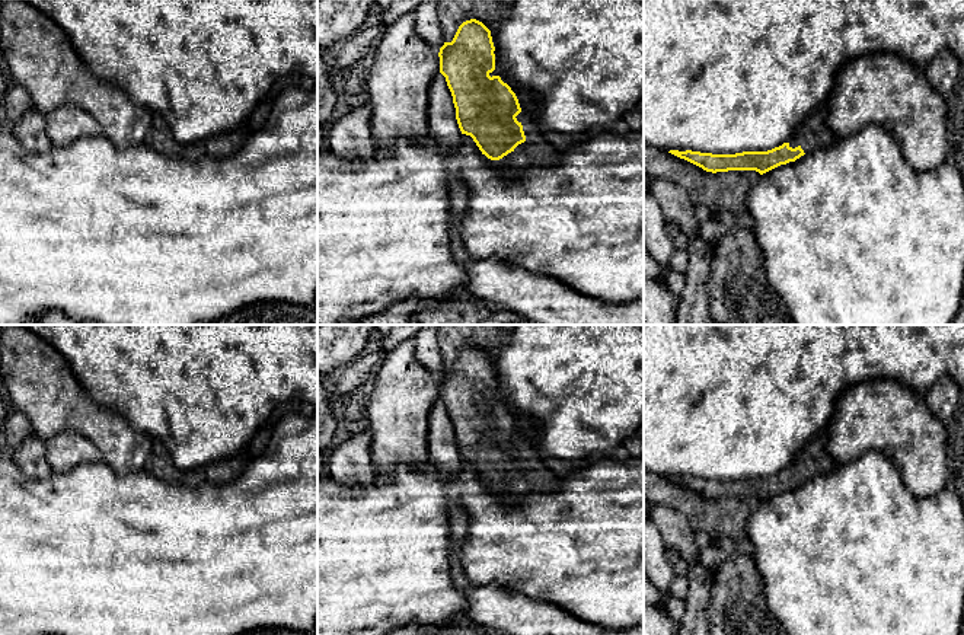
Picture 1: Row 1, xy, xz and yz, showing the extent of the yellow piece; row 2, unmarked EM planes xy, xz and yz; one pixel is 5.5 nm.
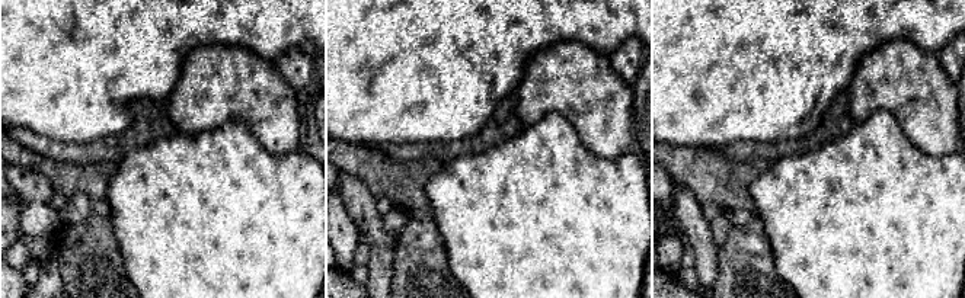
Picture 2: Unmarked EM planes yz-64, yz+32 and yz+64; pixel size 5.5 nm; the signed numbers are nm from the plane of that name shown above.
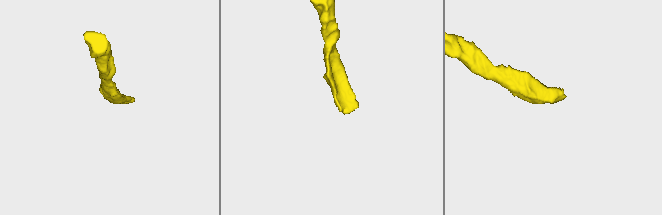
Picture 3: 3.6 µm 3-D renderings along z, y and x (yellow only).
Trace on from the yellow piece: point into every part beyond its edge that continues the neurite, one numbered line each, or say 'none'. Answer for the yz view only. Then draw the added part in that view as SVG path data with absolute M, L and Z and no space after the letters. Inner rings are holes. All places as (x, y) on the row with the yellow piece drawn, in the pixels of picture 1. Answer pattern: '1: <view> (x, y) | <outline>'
1: yz (814, 134) | M821 108L802 124L798 141L804 153L813 153L831 146L837 140L837 135L827 128L826 111Z

